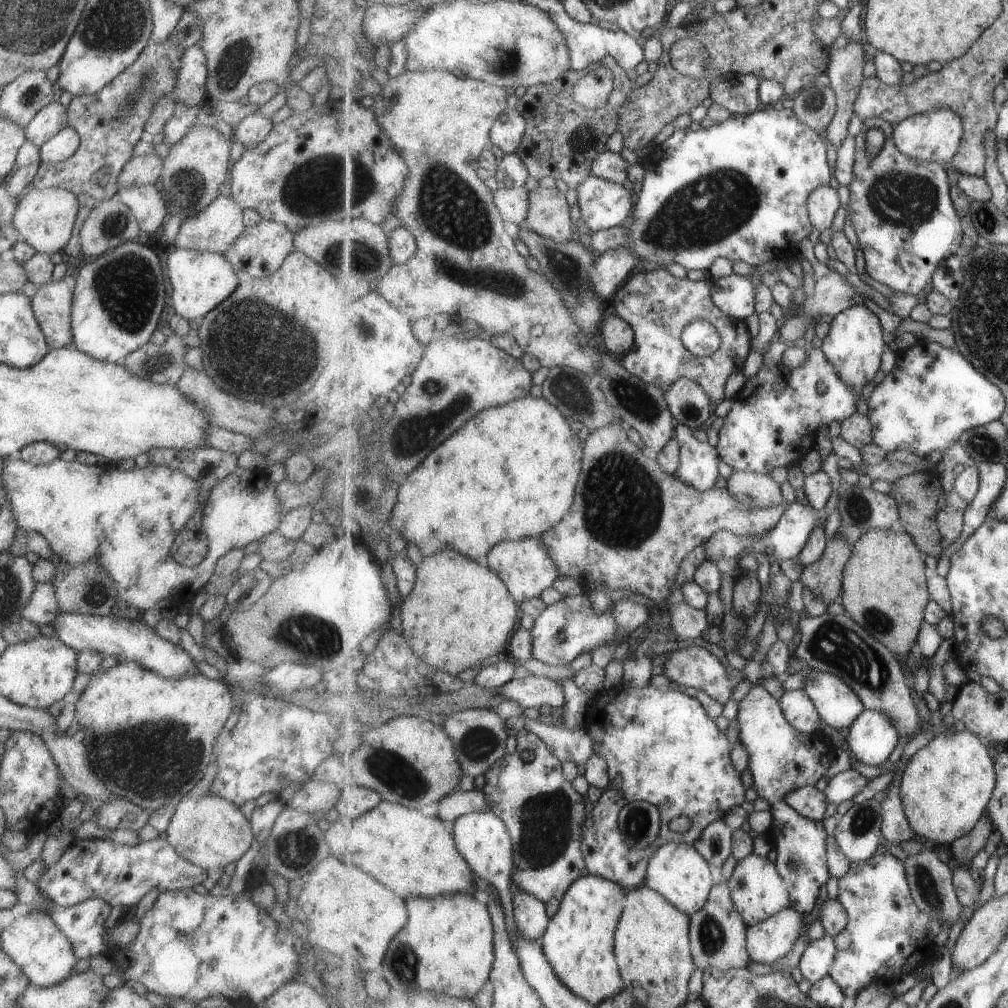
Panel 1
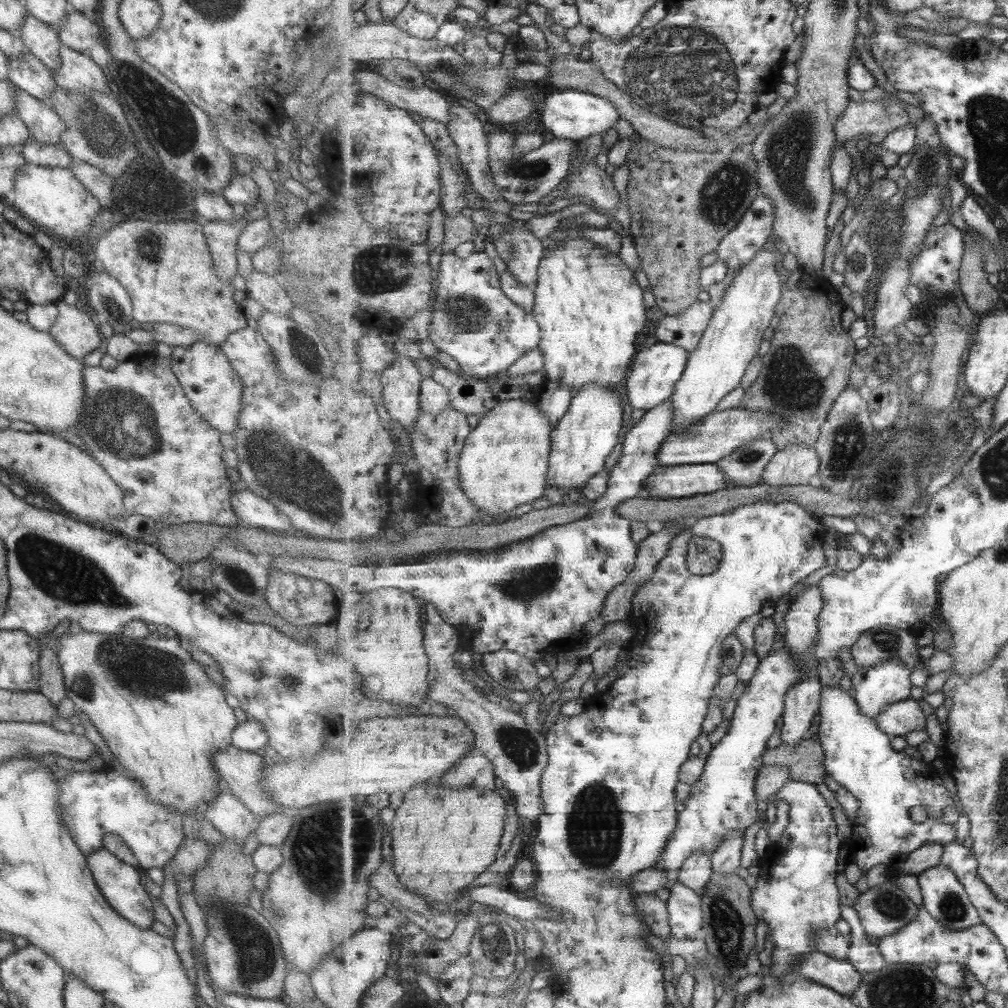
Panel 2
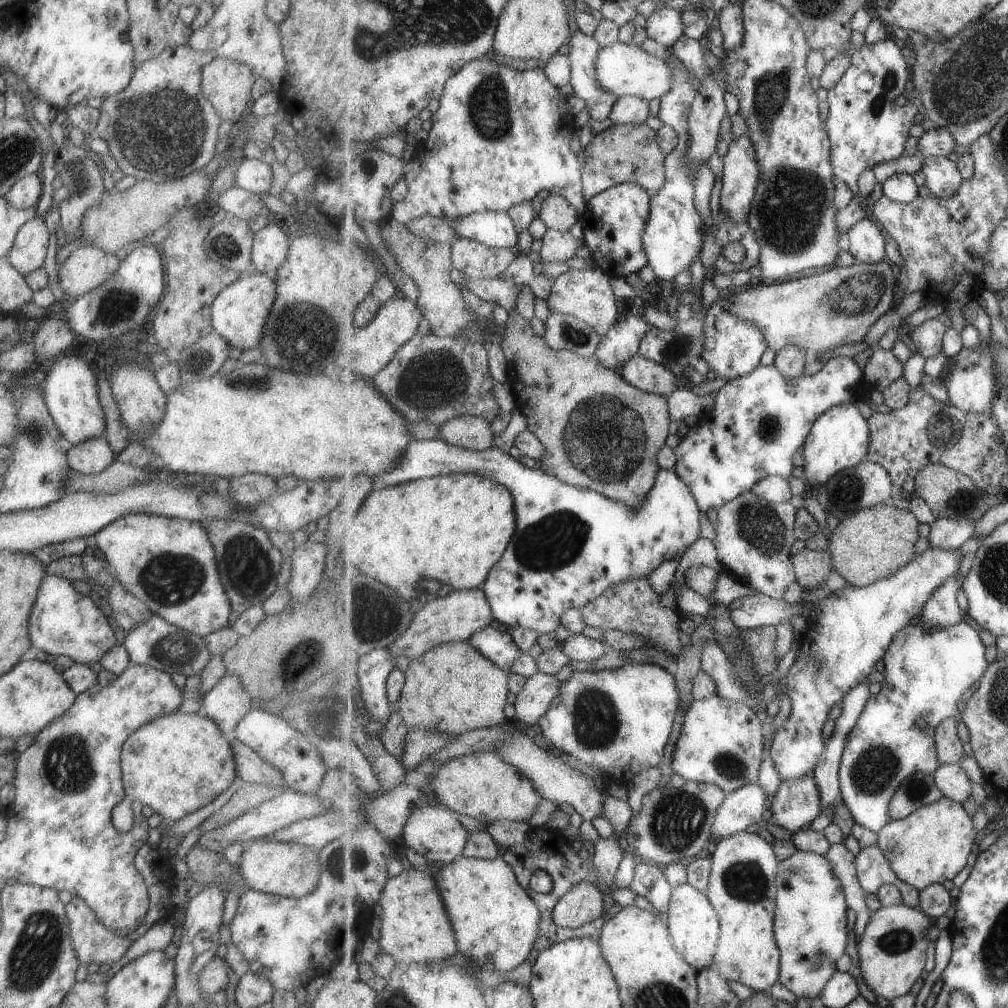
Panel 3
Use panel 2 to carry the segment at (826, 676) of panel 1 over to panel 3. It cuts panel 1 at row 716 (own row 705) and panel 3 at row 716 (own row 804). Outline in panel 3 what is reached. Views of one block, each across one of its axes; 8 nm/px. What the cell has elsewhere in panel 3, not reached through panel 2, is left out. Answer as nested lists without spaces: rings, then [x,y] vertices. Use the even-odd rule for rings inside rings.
[[[966,621],[933,630],[925,630],[925,626],[921,624],[911,624],[895,634],[894,642],[891,642],[890,650],[885,654],[885,668],[889,668],[887,680],[883,681],[882,689],[871,695],[865,704],[861,717],[847,736],[840,763],[841,798],[846,806],[849,806],[857,824],[877,834],[881,832],[892,822],[889,816],[889,802],[899,786],[902,786],[911,774],[934,774],[940,768],[936,743],[937,728],[947,718],[957,715],[957,706],[963,694],[975,682],[980,682],[983,674],[991,666],[991,663],[987,662],[985,649],[981,634]],[[917,720],[925,724],[923,728],[917,724]]]

